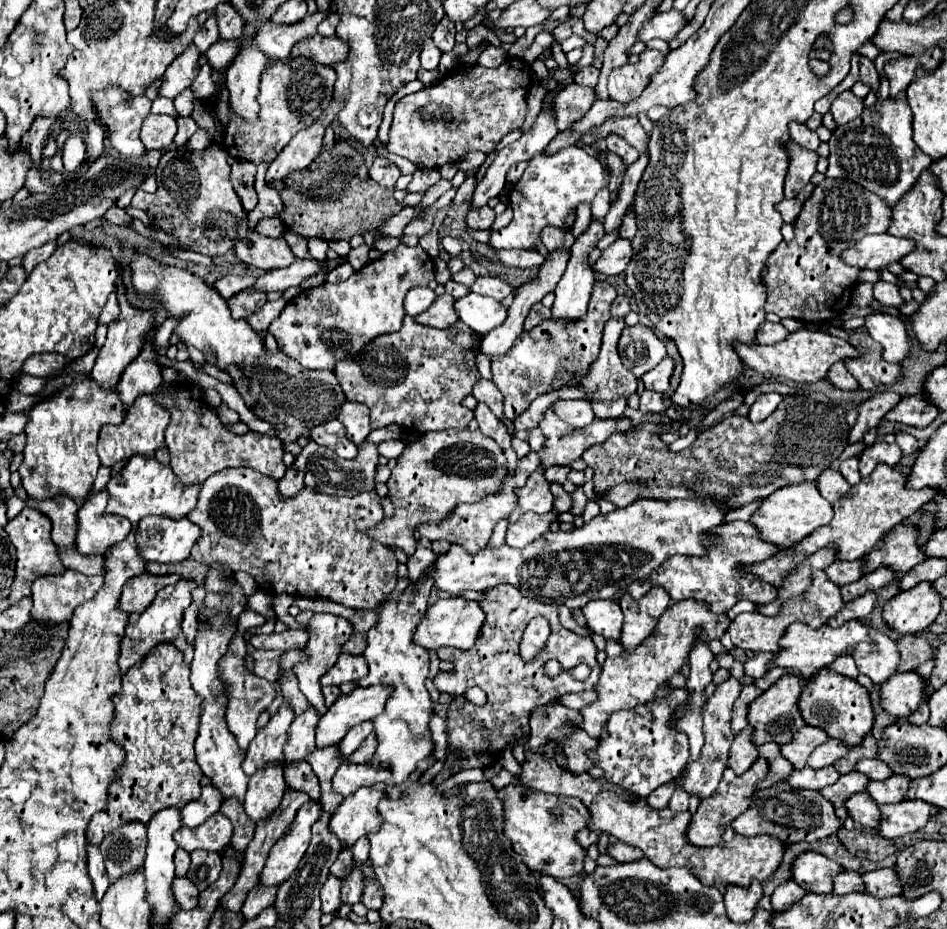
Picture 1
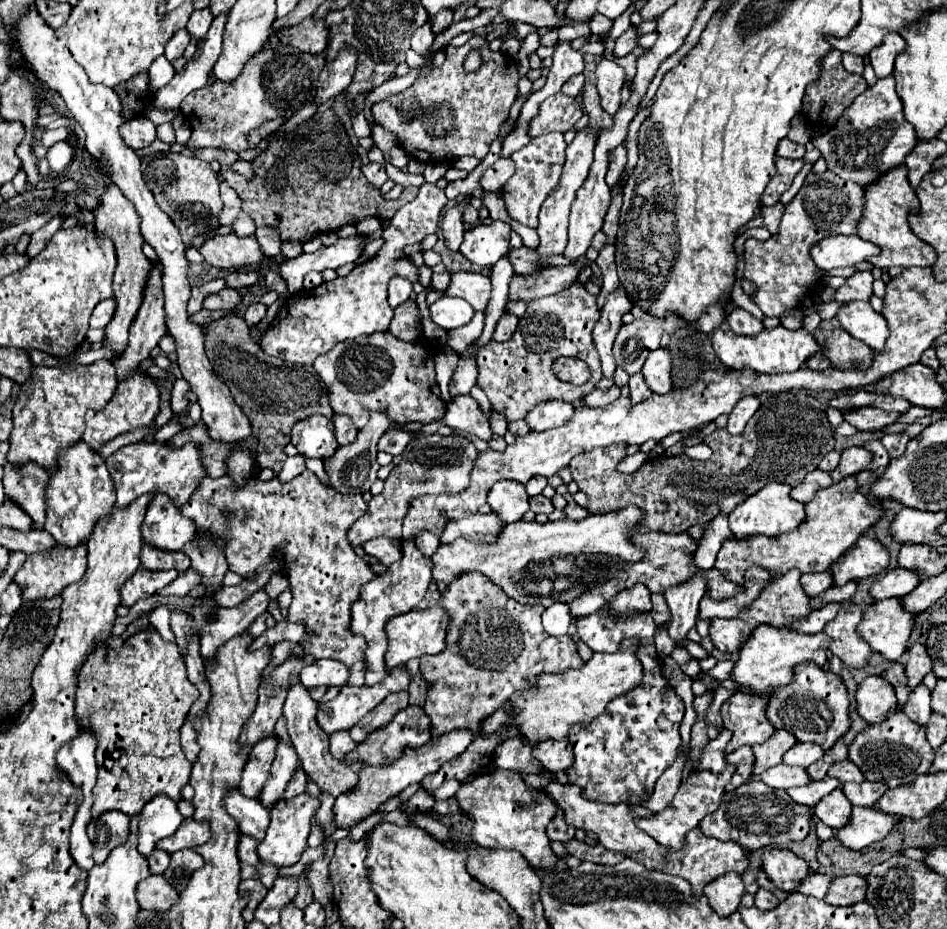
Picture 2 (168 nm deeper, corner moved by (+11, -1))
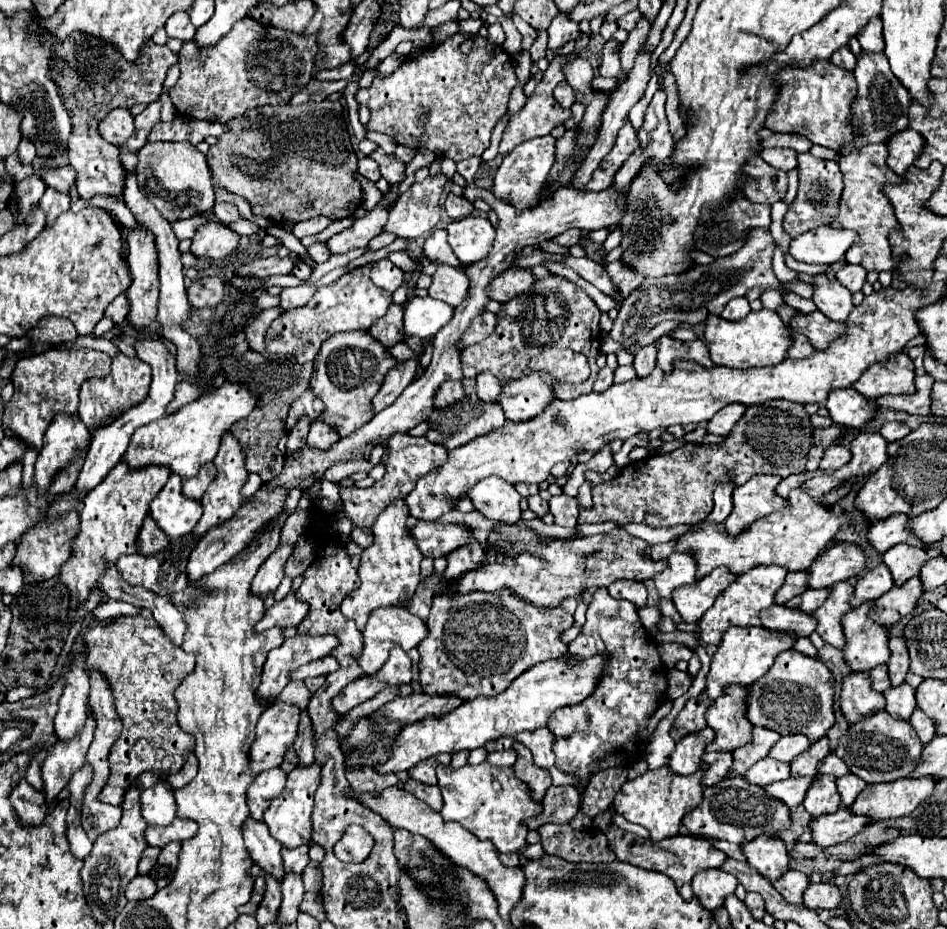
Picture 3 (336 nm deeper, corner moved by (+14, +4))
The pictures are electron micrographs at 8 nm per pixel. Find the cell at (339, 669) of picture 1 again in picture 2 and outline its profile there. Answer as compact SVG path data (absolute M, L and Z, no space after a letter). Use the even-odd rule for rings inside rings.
M319 659L311 665L307 665L301 671L301 683L311 689L311 687L319 687L319 685L327 685L327 687L343 687L347 683L349 677L349 669L341 663L341 661L333 661L333 659Z

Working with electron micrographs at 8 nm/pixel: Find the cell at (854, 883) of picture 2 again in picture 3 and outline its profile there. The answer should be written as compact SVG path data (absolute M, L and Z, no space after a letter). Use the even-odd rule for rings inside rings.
M818 882L810 884L804 894L804 906L814 910L814 908L834 908L844 900L842 890L832 884L832 882Z

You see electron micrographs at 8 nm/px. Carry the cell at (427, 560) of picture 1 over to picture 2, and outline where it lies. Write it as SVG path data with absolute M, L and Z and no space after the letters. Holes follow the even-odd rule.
M373 539L369 543L363 545L365 553L375 557L377 561L381 561L383 565L391 565L395 559L399 559L401 555L401 545L397 541L391 541L391 539Z

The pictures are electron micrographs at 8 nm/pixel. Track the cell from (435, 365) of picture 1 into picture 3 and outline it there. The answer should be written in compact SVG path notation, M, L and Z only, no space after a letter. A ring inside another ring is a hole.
M350 330L346 334L334 334L328 338L314 358L314 382L312 392L324 402L322 420L338 430L338 434L350 436L362 428L370 416L372 396L380 390L386 372L400 362L390 354L390 348L382 346L366 330Z

